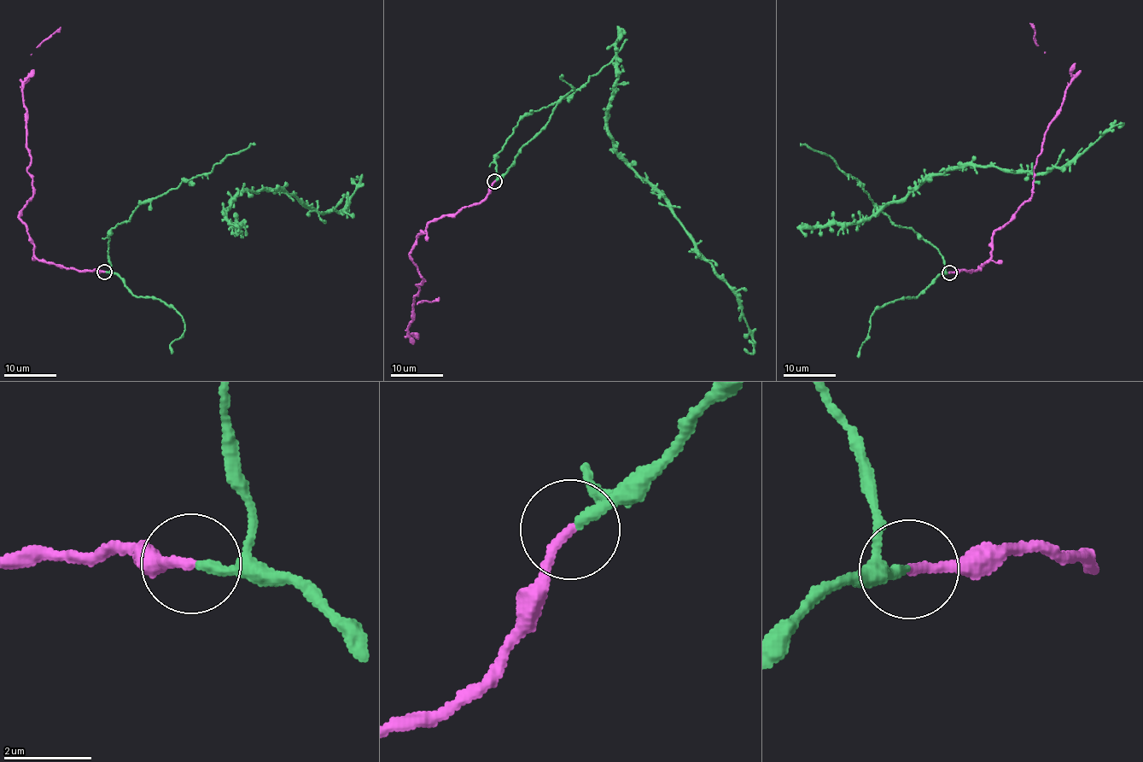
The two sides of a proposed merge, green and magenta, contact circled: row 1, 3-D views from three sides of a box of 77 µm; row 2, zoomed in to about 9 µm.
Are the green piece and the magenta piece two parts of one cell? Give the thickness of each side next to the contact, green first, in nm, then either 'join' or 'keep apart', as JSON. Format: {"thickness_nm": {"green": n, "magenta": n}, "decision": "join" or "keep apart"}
{"thickness_nm": {"green": 240, "magenta": 240}, "decision": "join"}

